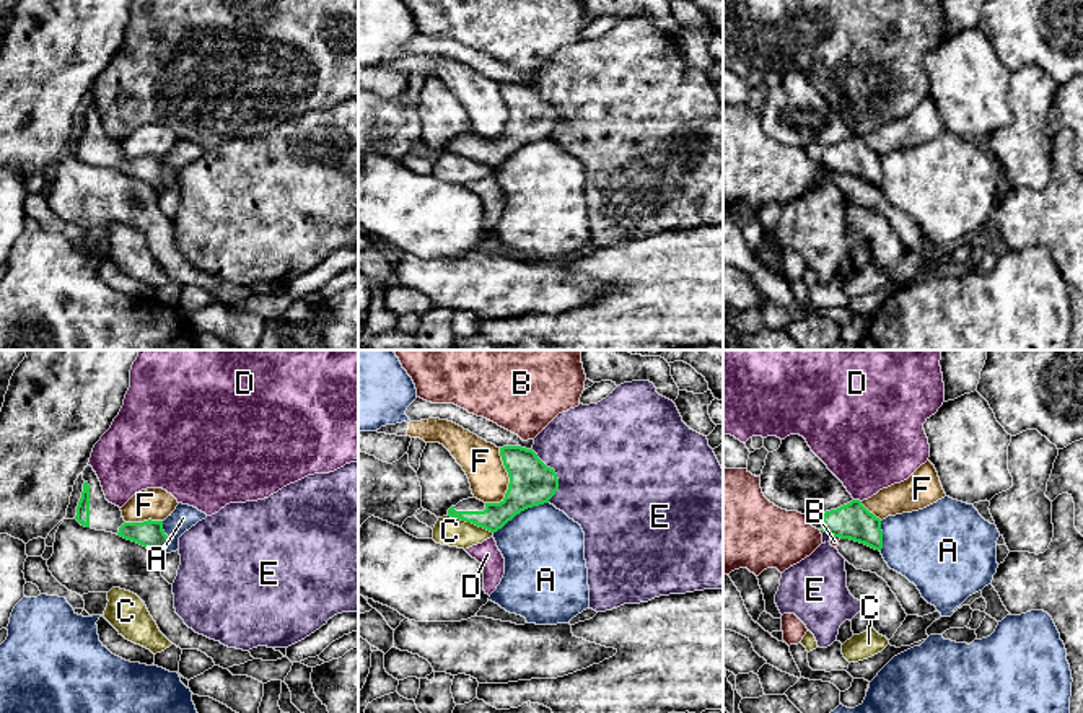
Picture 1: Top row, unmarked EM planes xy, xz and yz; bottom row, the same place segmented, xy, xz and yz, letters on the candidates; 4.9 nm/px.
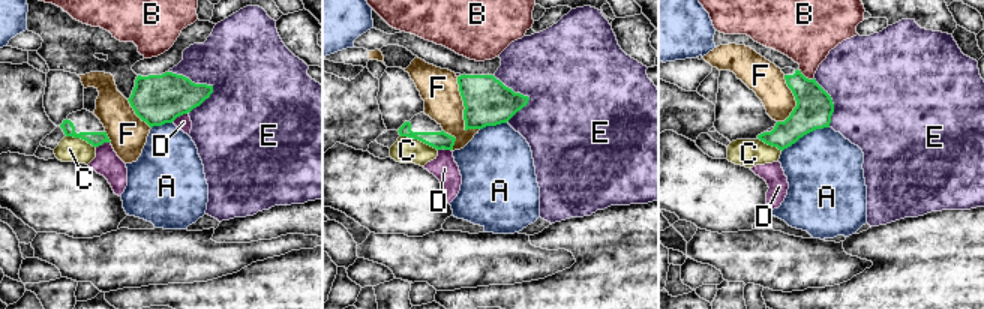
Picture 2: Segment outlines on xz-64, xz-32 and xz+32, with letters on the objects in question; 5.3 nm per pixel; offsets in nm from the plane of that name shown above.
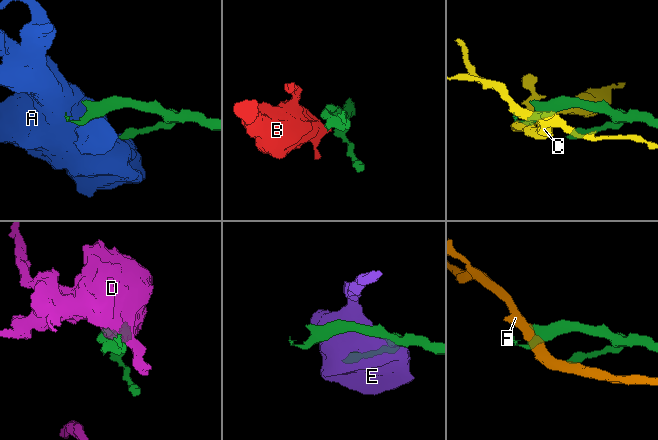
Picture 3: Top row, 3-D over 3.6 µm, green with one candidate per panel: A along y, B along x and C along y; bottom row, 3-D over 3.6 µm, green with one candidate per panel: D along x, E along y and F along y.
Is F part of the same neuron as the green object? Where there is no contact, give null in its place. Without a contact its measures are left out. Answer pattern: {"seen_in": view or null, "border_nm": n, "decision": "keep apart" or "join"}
{"seen_in": "xz", "border_nm": 280, "decision": "keep apart"}

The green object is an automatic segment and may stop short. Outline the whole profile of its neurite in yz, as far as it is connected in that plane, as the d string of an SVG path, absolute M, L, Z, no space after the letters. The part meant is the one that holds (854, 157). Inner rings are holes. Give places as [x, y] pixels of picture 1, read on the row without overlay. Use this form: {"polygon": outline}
{"polygon": "M860 135L826 147L821 164L834 173L850 174L875 186L883 184L881 155L870 148Z"}

